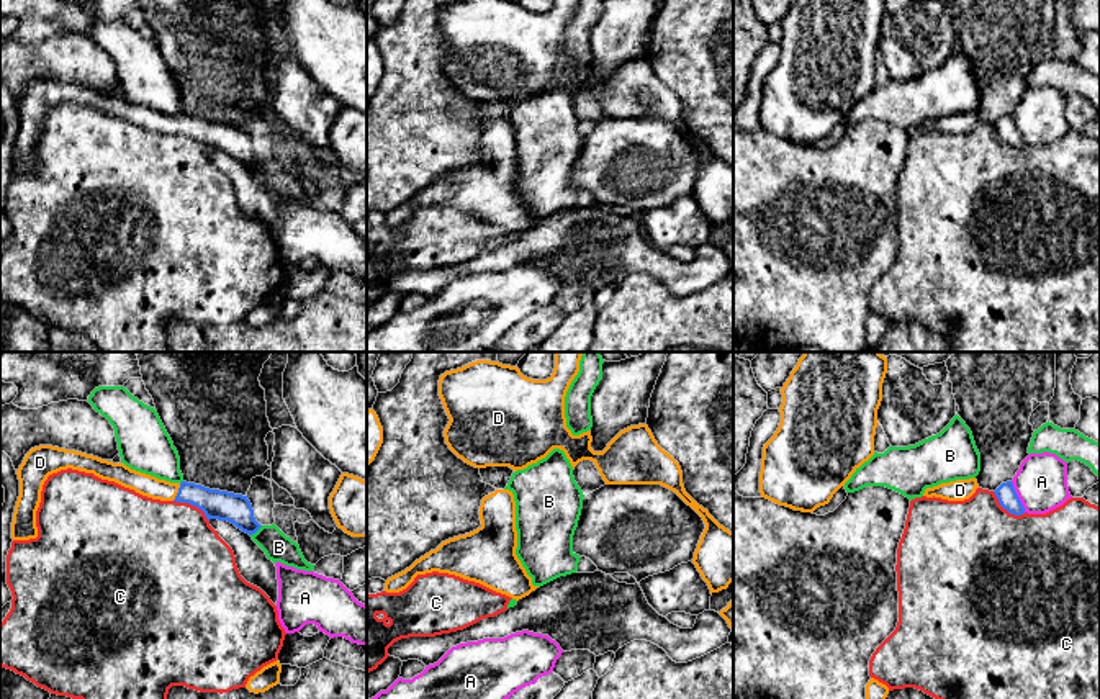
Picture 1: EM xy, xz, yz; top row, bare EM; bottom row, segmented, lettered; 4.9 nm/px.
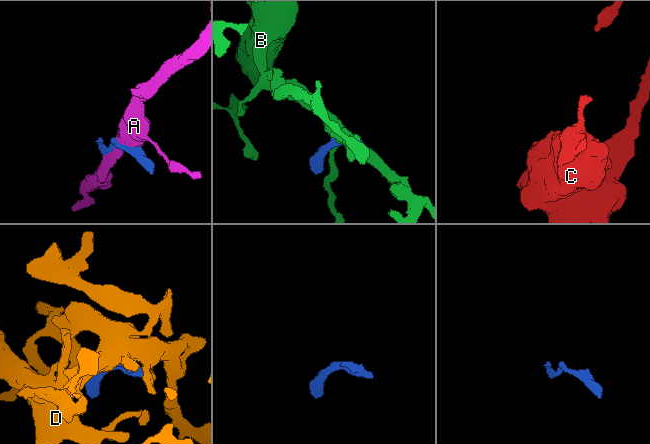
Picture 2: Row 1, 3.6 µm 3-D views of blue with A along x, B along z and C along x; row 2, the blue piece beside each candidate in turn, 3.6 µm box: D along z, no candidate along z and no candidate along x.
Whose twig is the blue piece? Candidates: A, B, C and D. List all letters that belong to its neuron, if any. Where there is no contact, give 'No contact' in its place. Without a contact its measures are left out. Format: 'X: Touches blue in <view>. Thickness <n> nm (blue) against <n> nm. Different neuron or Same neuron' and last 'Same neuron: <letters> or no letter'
A: Touches blue in yz. Thickness 100 nm (blue) against 260 nm. Different neuron
B: Touches blue in xy. Thickness 140 nm (blue) against 140 nm. Different neuron
C: Touches blue in xy. Thickness 140 nm (blue) against 460 nm. Different neuron
D: Touches blue in xy. Thickness 140 nm (blue) against 110 nm. Same neuron
Same neuron: D

